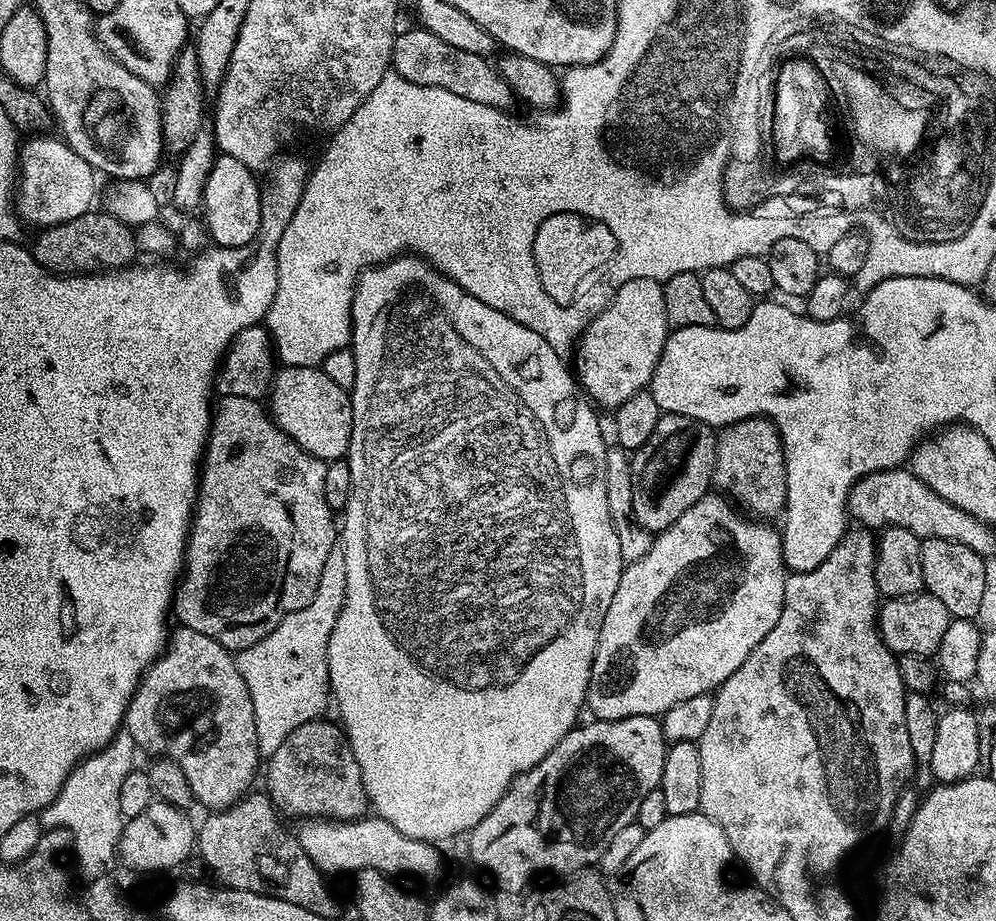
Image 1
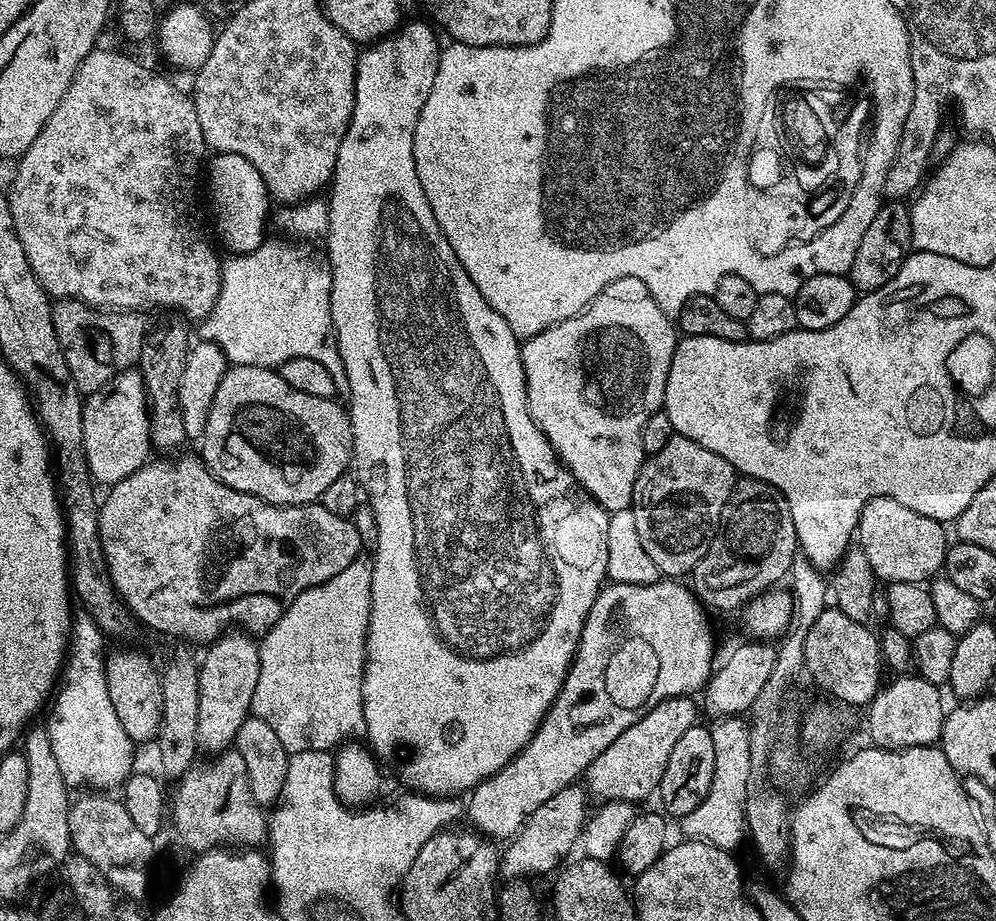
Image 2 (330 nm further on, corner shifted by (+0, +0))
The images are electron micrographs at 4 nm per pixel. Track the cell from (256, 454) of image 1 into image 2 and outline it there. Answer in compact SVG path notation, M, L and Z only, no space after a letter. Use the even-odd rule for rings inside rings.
M199 455L180 456L177 460L172 458L160 458L164 460L149 459L130 478L122 478L122 482L111 485L107 489L108 497L103 497L100 509L100 545L104 551L104 561L108 567L108 577L112 585L116 587L116 593L121 600L128 605L129 612L137 621L140 620L148 628L156 632L165 632L168 636L181 636L184 640L204 640L211 642L224 635L233 626L239 626L252 634L263 634L274 627L278 618L306 590L334 578L334 574L342 574L346 566L350 566L356 560L361 559L360 532L352 525L353 521L347 516L330 514L323 504L313 502L311 504L271 504L257 496L246 494L242 490L234 490L226 486Z

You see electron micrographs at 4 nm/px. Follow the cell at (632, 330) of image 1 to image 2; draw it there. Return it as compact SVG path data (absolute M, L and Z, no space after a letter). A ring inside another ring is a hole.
M614 290L600 292L583 312L566 318L566 322L558 322L546 330L542 330L537 336L531 336L528 340L523 341L520 350L520 357L524 363L524 377L528 387L528 412L534 418L537 426L544 431L544 436L552 443L552 449L564 461L573 478L610 514L623 508L632 507L636 479L640 473L640 467L643 466L646 459L646 453L642 446L642 426L646 426L646 422L653 414L661 411L666 390L666 378L670 374L670 362L674 358L674 350L678 343L678 332L673 321L668 313L661 310L653 296L647 294L628 296L612 291Z

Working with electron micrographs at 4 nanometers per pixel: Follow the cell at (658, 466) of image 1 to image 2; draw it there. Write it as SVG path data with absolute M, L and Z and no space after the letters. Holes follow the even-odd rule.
M672 435L658 454L645 459L634 486L631 510L638 525L638 535L642 537L642 546L646 546L646 554L654 558L654 566L658 566L661 574L668 578L683 577L683 572L691 573L708 553L712 539L718 535L718 525L737 479L736 469L726 462L726 458L714 454L714 450L706 450L706 446L698 446L698 442L685 436Z

